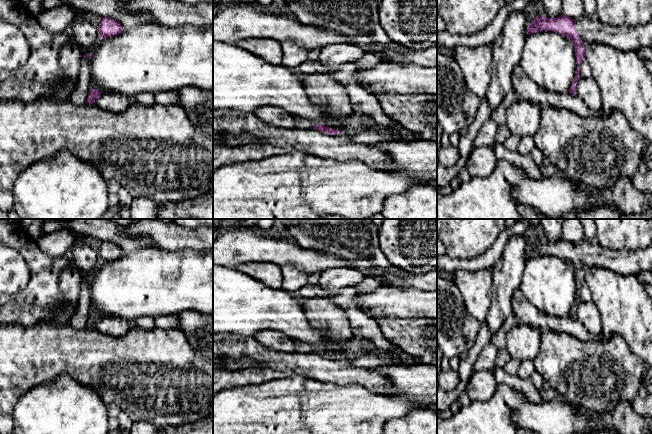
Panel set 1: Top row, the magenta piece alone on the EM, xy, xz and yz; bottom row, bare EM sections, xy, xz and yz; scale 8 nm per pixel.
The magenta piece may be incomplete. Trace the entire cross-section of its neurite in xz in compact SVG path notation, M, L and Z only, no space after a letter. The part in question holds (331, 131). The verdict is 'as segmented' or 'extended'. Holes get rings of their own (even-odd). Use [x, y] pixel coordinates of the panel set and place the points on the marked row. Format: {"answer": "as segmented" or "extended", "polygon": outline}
{"answer": "as segmented", "polygon": "M322 124L313 125L313 129L317 129L317 130L321 131L322 133L327 133L329 135L341 134L341 132L339 132L338 130L336 130L334 128L326 127L324 125L322 125Z"}

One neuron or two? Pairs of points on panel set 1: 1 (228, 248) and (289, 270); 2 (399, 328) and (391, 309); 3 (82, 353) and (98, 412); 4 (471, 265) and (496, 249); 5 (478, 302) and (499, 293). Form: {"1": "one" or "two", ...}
{"1": "two", "2": "two", "3": "two", "4": "one", "5": "two"}

